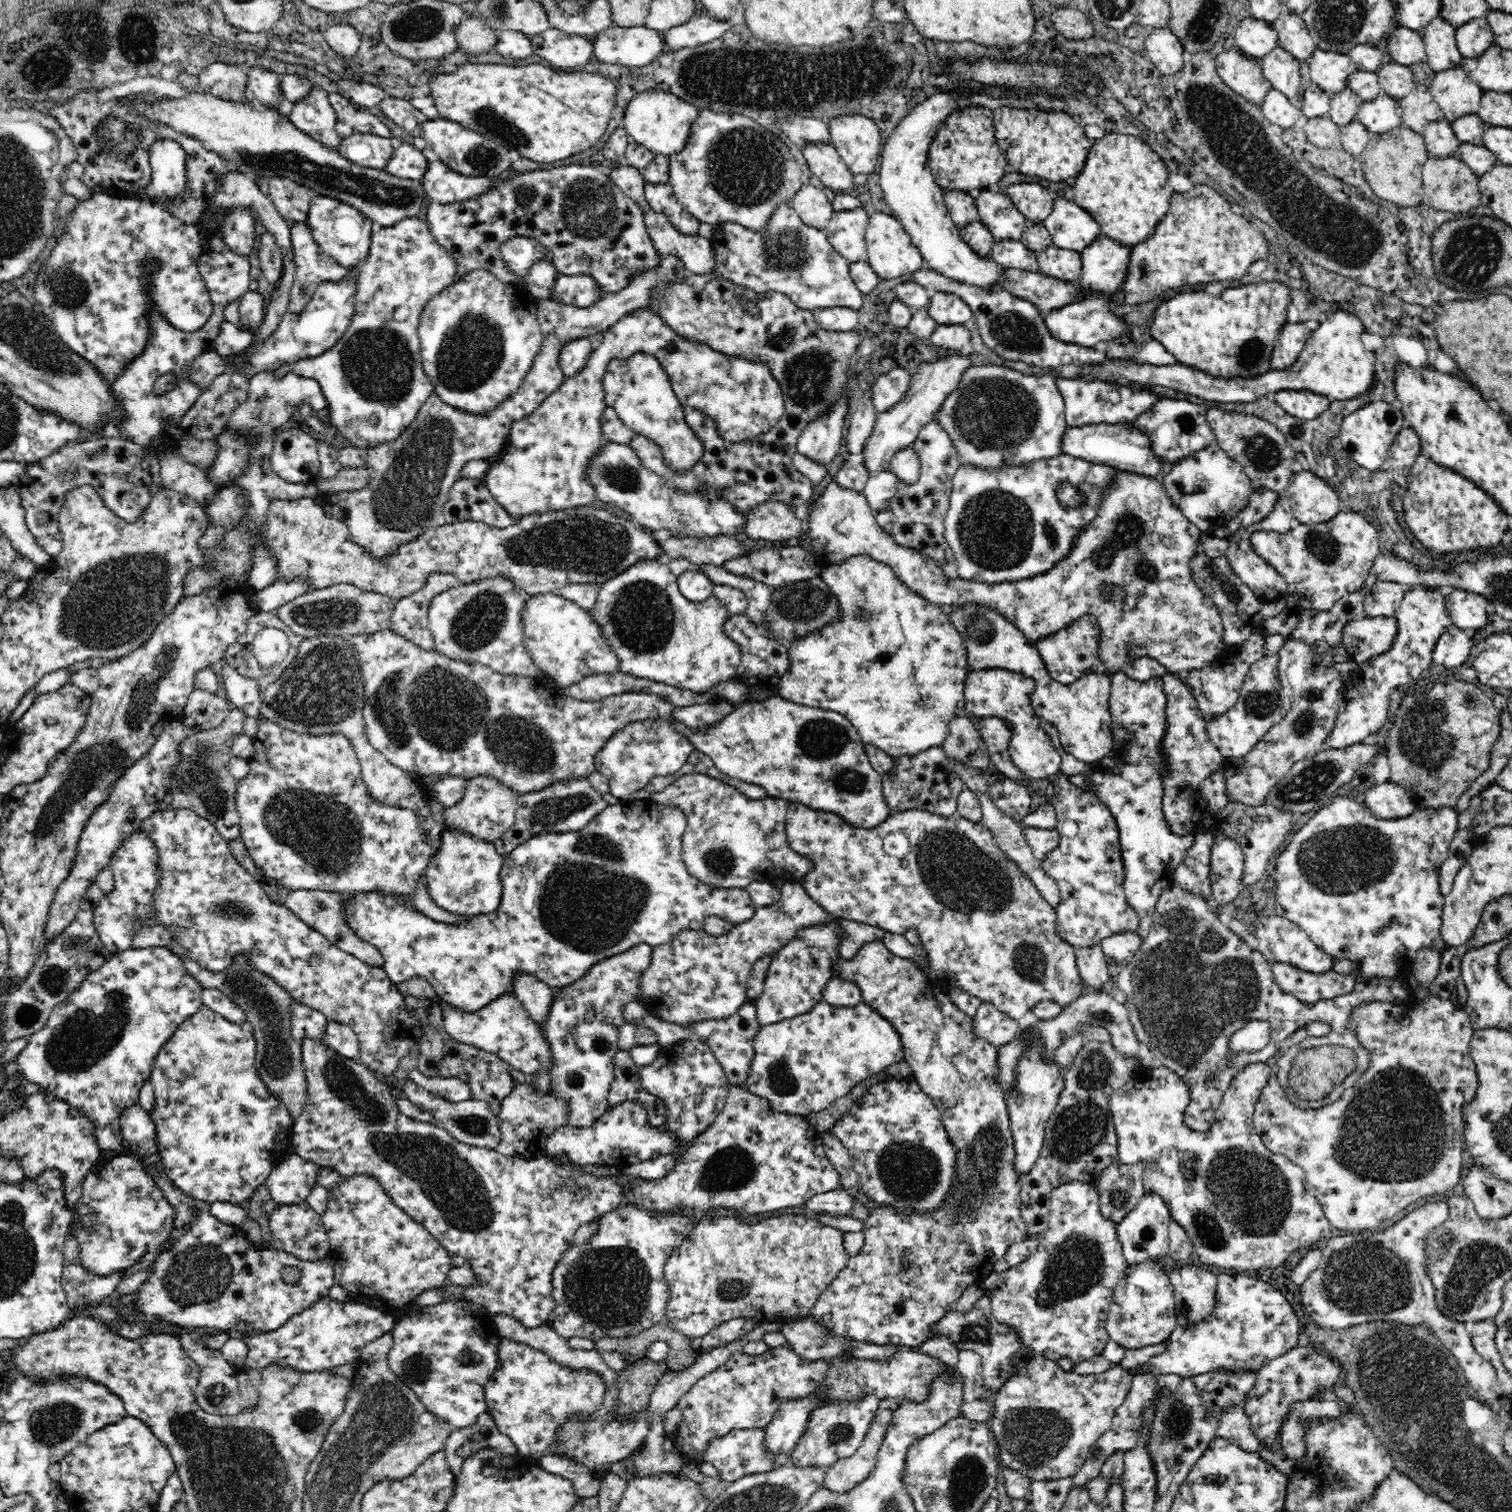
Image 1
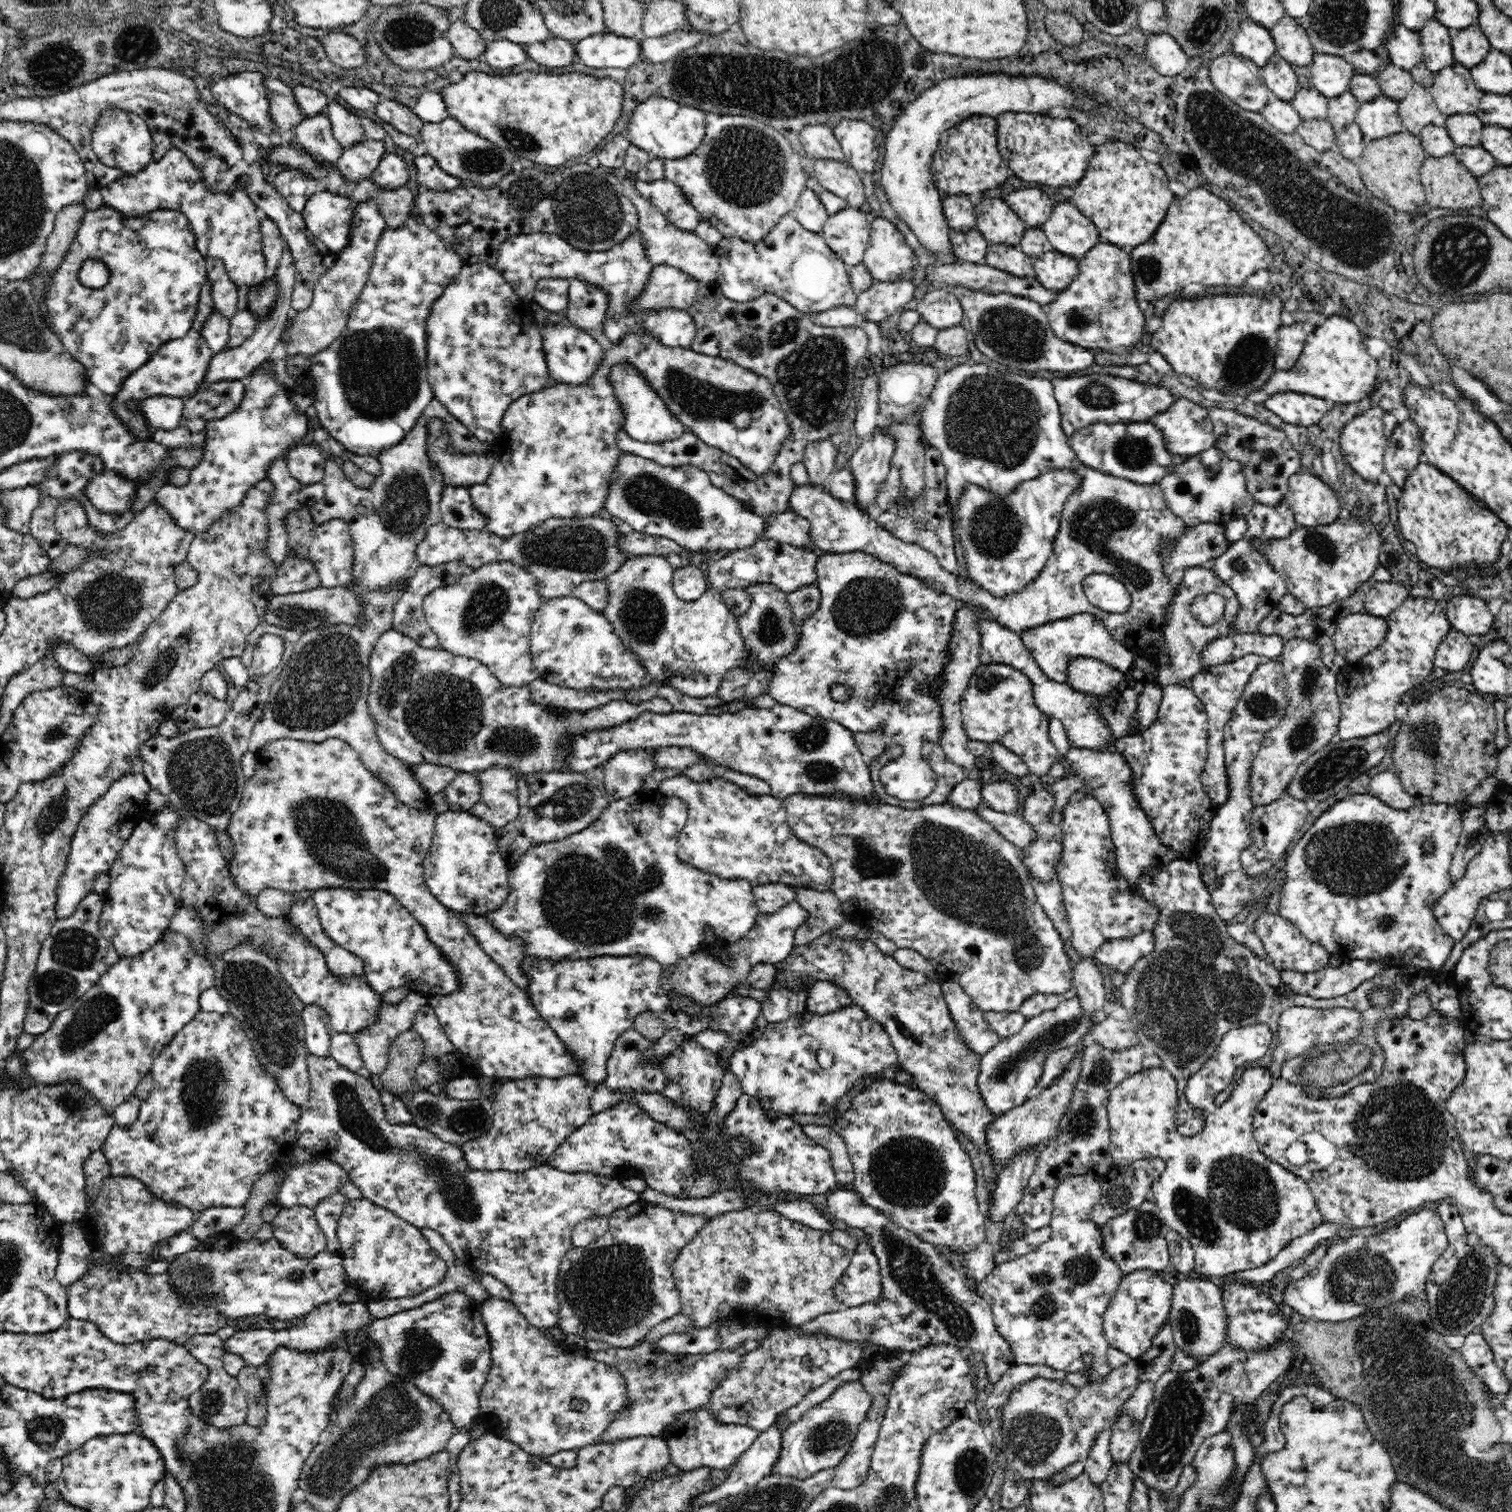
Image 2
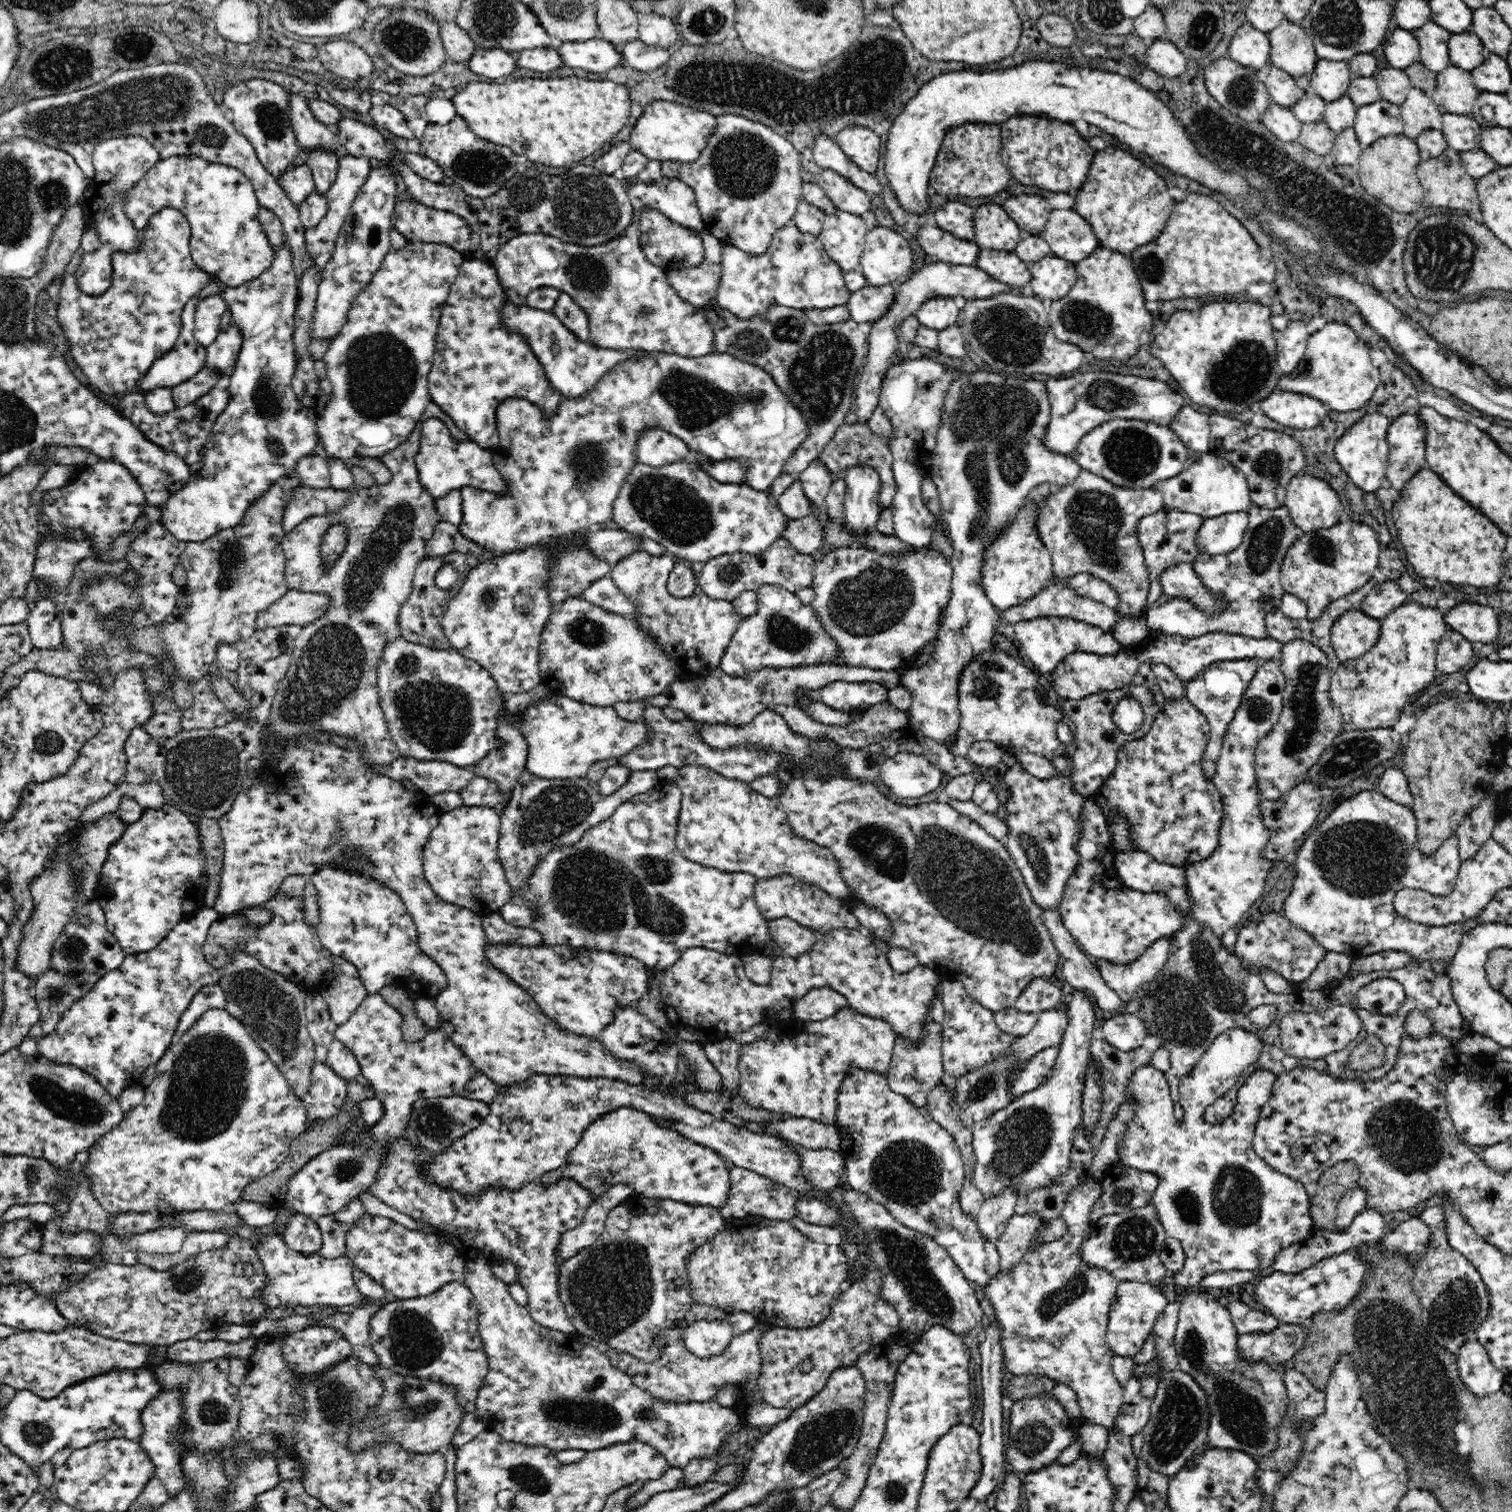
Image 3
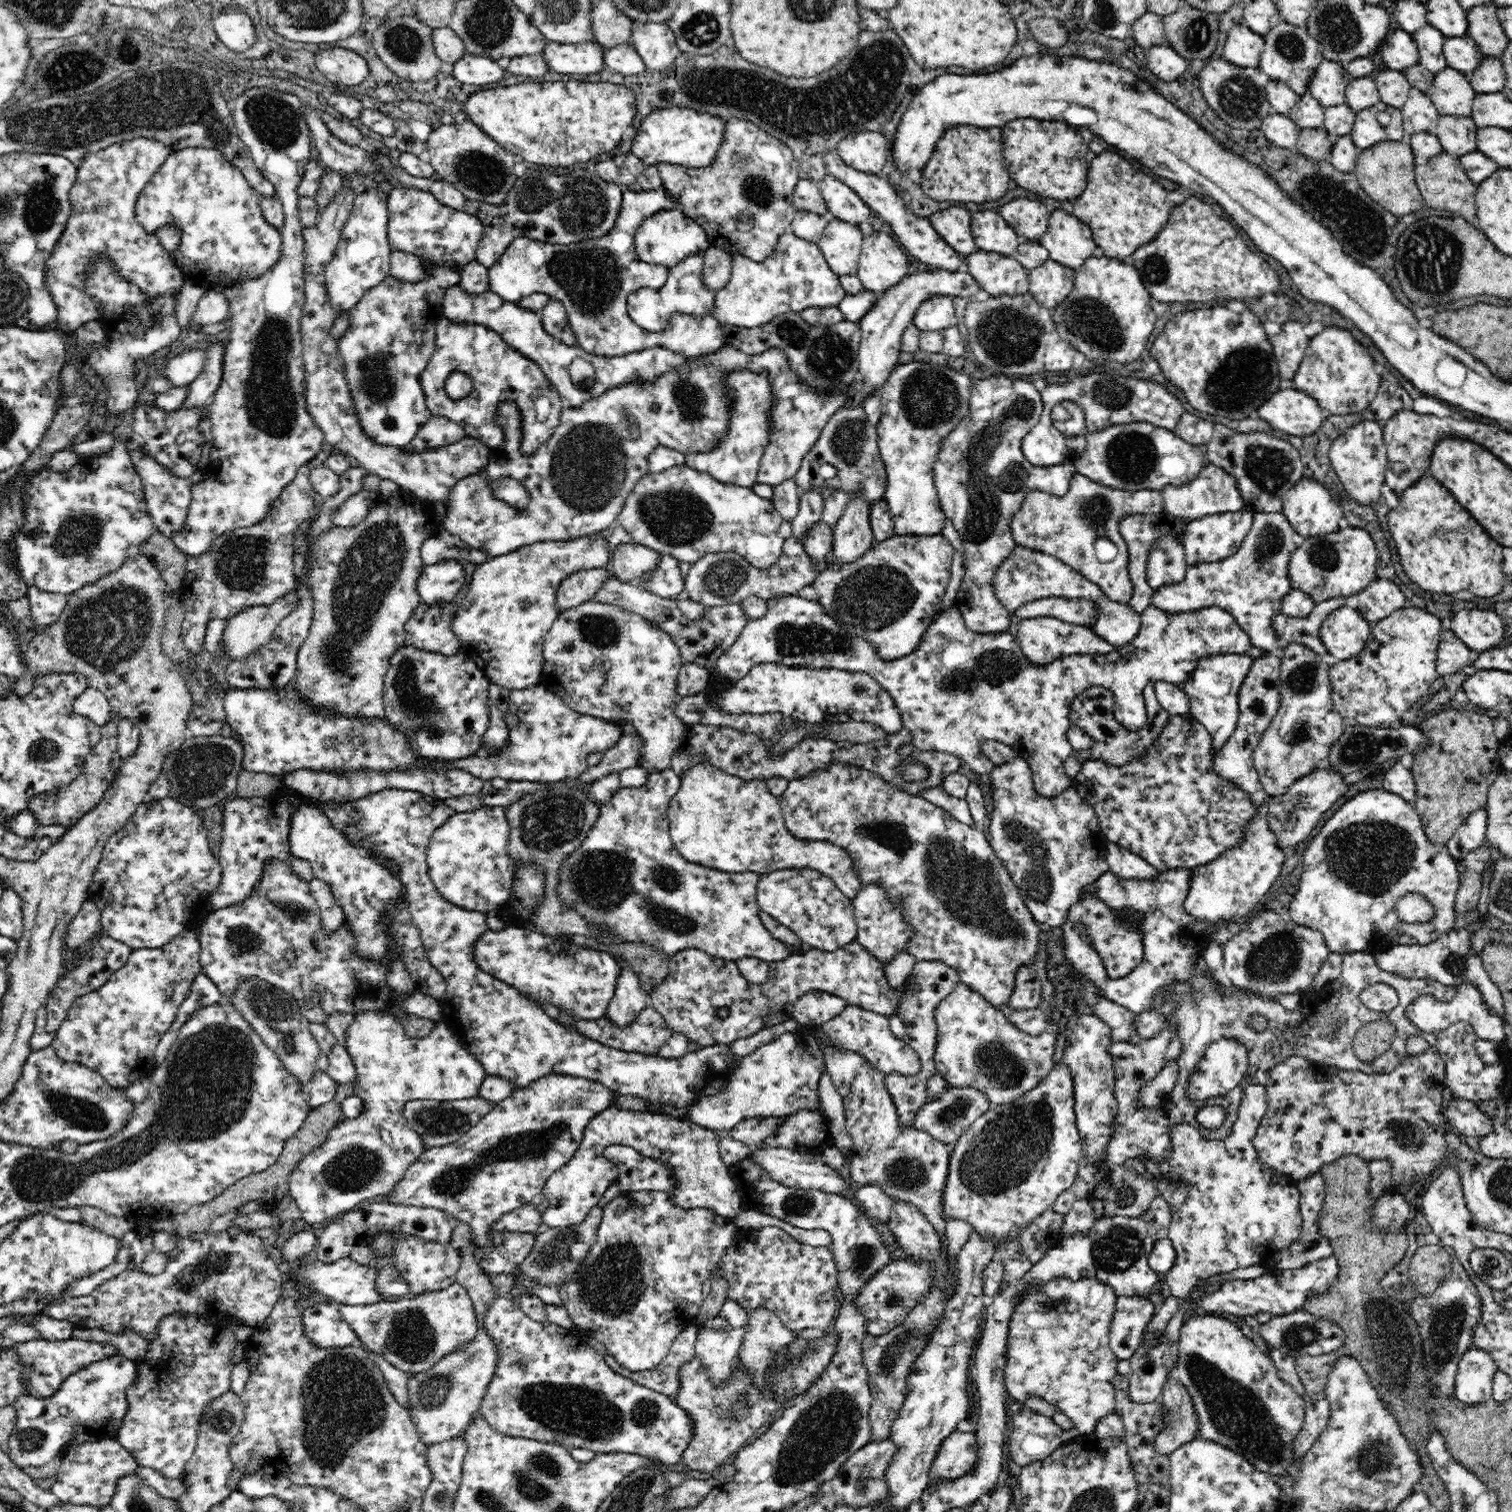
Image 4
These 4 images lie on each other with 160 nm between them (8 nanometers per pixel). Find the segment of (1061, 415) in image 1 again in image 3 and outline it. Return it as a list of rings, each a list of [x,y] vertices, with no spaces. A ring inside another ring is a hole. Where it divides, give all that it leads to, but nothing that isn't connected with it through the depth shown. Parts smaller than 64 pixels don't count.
[[[971,368],[959,375],[945,394],[945,413],[941,419],[933,450],[933,465],[930,472],[941,502],[943,520],[947,523],[953,540],[951,566],[951,598],[946,606],[944,623],[938,630],[938,640],[931,659],[921,668],[911,668],[902,678],[901,685],[911,692],[909,726],[940,745],[954,738],[958,730],[959,712],[958,678],[962,668],[977,654],[992,648],[1001,614],[985,596],[982,589],[982,566],[985,550],[1012,522],[1022,508],[1027,494],[1040,483],[1048,483],[1054,490],[1074,482],[1081,473],[1081,466],[1072,454],[1056,454],[1048,451],[1042,438],[1050,422],[1050,403],[1046,386],[1038,380],[1020,380],[1021,376],[1006,377],[988,369]]]

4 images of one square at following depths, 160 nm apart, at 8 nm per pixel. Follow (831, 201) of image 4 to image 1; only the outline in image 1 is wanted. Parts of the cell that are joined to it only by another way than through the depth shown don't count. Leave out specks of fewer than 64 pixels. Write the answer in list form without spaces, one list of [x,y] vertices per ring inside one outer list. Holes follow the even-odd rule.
[[[810,143],[801,149],[803,157],[808,162],[812,174],[820,179],[825,186],[834,191],[852,189],[855,176],[848,169],[838,151],[830,145]]]

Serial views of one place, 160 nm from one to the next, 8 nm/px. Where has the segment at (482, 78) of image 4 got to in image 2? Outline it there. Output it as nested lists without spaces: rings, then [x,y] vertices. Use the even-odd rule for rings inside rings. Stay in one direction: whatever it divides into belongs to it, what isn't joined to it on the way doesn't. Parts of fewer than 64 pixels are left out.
[[[508,39],[487,42],[483,54],[486,64],[496,70],[520,66],[529,58],[522,44],[510,42]]]

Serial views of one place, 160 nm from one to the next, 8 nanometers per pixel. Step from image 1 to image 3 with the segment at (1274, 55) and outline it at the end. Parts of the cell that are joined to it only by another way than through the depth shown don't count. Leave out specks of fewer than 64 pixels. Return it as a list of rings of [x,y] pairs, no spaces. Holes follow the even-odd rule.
[[[1272,67],[1265,80],[1271,100],[1281,108],[1291,109],[1304,93],[1300,90],[1290,74]]]

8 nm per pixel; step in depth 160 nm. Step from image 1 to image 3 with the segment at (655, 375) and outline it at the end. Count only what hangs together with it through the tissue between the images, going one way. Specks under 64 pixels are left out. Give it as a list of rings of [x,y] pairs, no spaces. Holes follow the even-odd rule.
[[[664,429],[642,430],[637,440],[637,462],[651,467],[690,460],[692,452],[686,443]]]

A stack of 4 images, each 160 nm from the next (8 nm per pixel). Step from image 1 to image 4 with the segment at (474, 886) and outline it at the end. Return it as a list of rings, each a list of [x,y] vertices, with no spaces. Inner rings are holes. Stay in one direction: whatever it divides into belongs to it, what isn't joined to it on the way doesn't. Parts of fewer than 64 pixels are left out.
[[[498,806],[478,807],[473,811],[454,813],[442,826],[432,834],[426,851],[429,877],[437,891],[448,902],[466,910],[488,914],[500,908],[509,899],[510,886],[513,882],[513,859],[507,852],[509,843],[509,822],[505,815],[505,808]]]

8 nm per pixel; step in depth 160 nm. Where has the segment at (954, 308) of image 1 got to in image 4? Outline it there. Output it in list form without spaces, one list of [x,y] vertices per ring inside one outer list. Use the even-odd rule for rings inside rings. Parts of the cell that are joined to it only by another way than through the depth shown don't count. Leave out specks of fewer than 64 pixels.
[[[936,295],[920,304],[912,324],[921,331],[943,331],[956,324],[953,297]]]

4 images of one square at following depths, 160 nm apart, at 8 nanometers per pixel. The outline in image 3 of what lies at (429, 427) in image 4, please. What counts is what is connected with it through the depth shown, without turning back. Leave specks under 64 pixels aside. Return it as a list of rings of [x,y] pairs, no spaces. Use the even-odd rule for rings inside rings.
[[[431,402],[422,413],[418,425],[407,438],[407,444],[402,443],[401,445],[398,445],[395,449],[392,449],[380,458],[387,468],[390,469],[391,478],[389,482],[376,484],[364,489],[366,494],[352,494],[352,500],[346,502],[346,505],[342,506],[341,511],[338,511],[337,514],[328,513],[326,515],[314,515],[298,524],[298,526],[294,526],[290,532],[285,534],[284,540],[282,541],[282,548],[283,554],[285,554],[286,557],[286,585],[288,585],[288,589],[300,590],[304,593],[312,593],[319,598],[328,596],[331,604],[326,614],[321,614],[318,619],[314,620],[314,622],[310,622],[310,624],[302,627],[300,635],[296,638],[290,659],[290,666],[287,673],[284,675],[284,678],[278,683],[278,690],[274,697],[274,704],[272,704],[272,710],[268,722],[270,724],[269,730],[271,730],[277,738],[290,738],[290,736],[296,736],[296,734],[308,734],[308,732],[321,730],[322,732],[333,732],[334,734],[345,736],[346,738],[355,738],[357,747],[361,752],[366,752],[365,759],[371,764],[390,764],[390,762],[397,760],[397,758],[401,756],[397,746],[395,746],[395,742],[391,740],[390,733],[387,730],[387,720],[384,711],[382,711],[380,706],[379,688],[377,687],[377,668],[379,660],[382,658],[383,650],[387,644],[394,642],[394,640],[398,640],[398,638],[401,637],[398,614],[400,613],[400,610],[402,610],[402,604],[404,604],[404,602],[410,598],[410,594],[412,594],[412,589],[414,589],[414,576],[416,575],[418,564],[420,564],[420,561],[427,556],[427,542],[434,534],[436,525],[441,521],[440,515],[438,515],[438,511],[436,510],[435,498],[432,497],[424,487],[422,487],[420,480],[418,480],[416,463],[414,463],[414,452],[419,446],[419,437],[423,435],[424,423],[428,419],[438,419],[442,421],[442,423],[448,427],[452,438],[458,442],[470,440],[467,434],[455,425],[455,422],[440,408],[440,406]],[[338,523],[342,523],[342,525],[346,526],[346,533],[348,533],[348,536],[346,536],[346,546],[344,546],[344,552],[342,552],[334,562],[330,562],[330,565],[324,565],[322,558],[320,557],[321,542],[323,536],[327,533],[327,530]]]

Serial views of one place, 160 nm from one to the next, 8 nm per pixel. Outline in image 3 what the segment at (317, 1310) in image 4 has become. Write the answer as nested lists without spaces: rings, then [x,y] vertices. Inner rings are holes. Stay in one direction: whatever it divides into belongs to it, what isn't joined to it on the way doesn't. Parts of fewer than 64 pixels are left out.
[[[313,1321],[299,1332],[292,1333],[281,1344],[281,1352],[284,1360],[291,1366],[291,1370],[299,1372],[304,1376],[316,1376],[322,1374],[328,1366],[334,1366],[342,1362],[344,1358],[349,1358],[353,1352],[353,1346],[343,1337],[340,1331],[328,1325],[322,1325],[322,1322]]]

